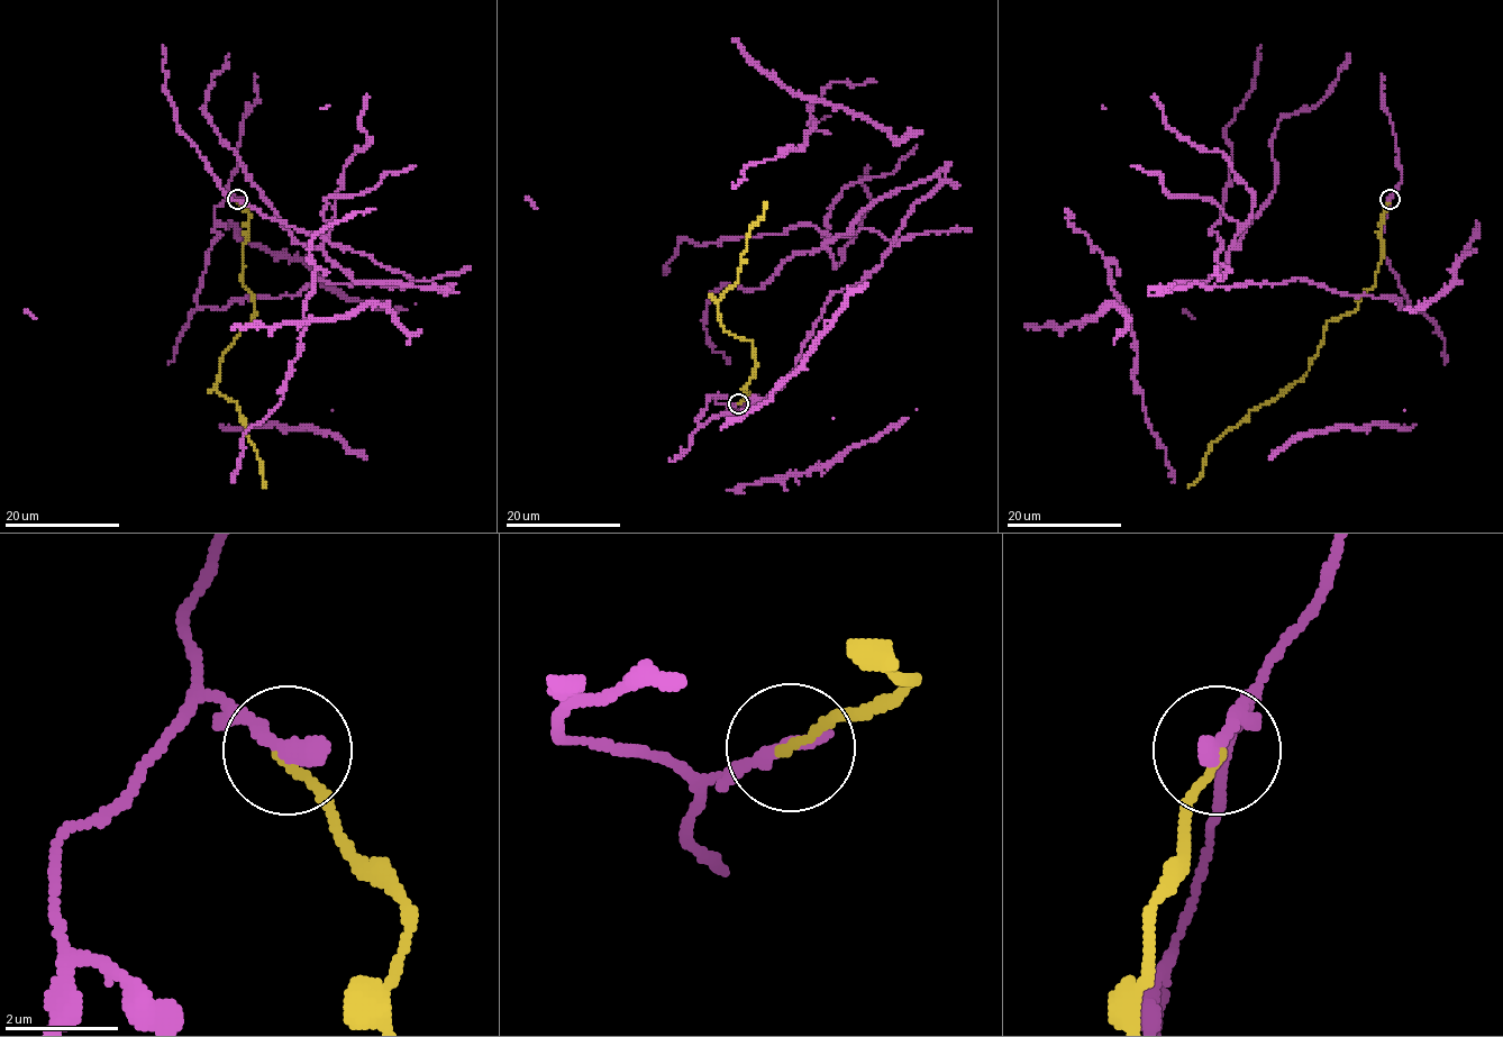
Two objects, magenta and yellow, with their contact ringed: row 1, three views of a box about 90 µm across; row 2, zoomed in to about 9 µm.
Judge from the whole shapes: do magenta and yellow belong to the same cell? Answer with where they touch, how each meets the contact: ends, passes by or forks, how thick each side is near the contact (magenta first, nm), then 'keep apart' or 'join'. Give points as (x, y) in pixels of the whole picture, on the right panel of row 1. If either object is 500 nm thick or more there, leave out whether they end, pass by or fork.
at (1390, 199); magenta ends there; yellow ends there; 360 nm thick on the magenta side, 150 nm on the other; keep apart

